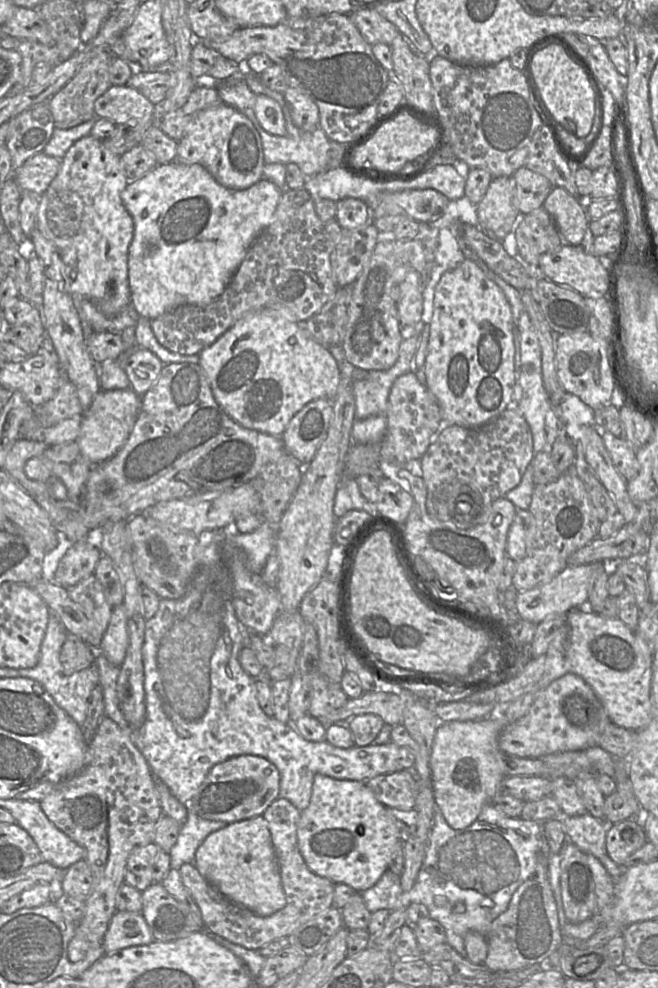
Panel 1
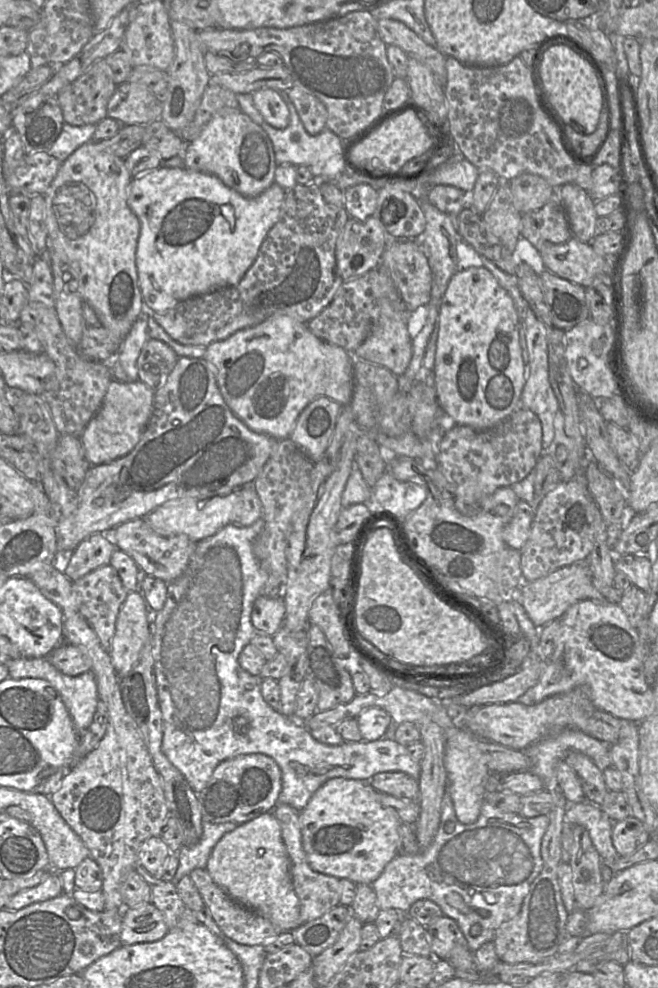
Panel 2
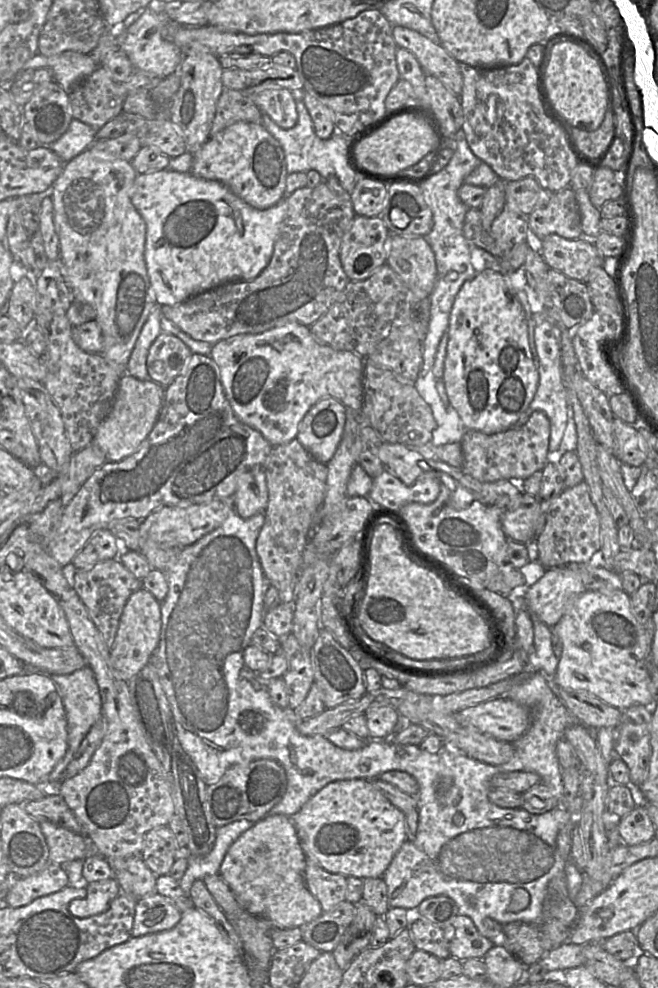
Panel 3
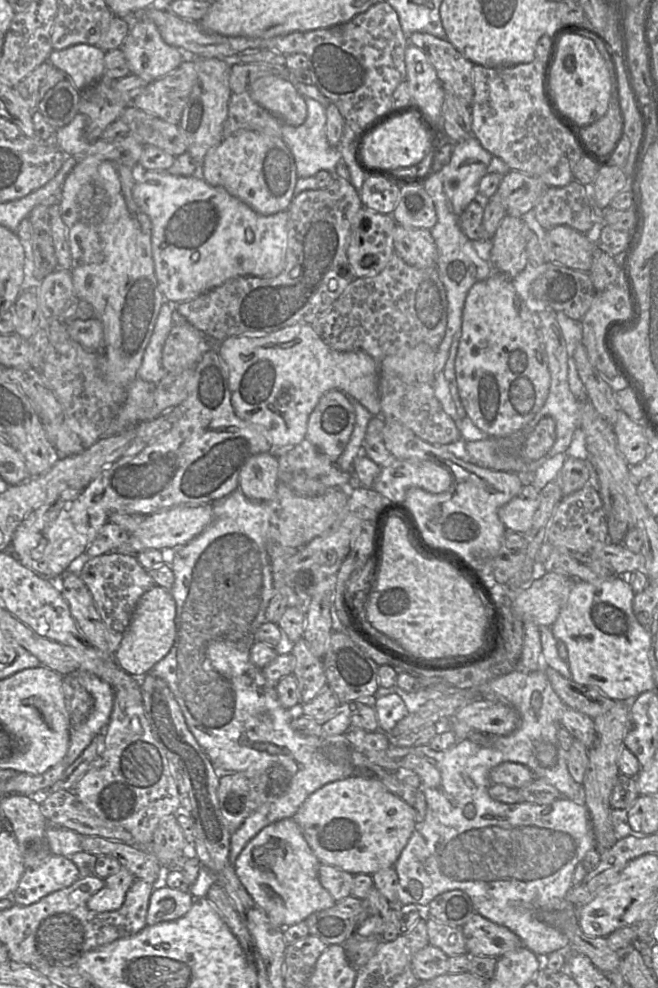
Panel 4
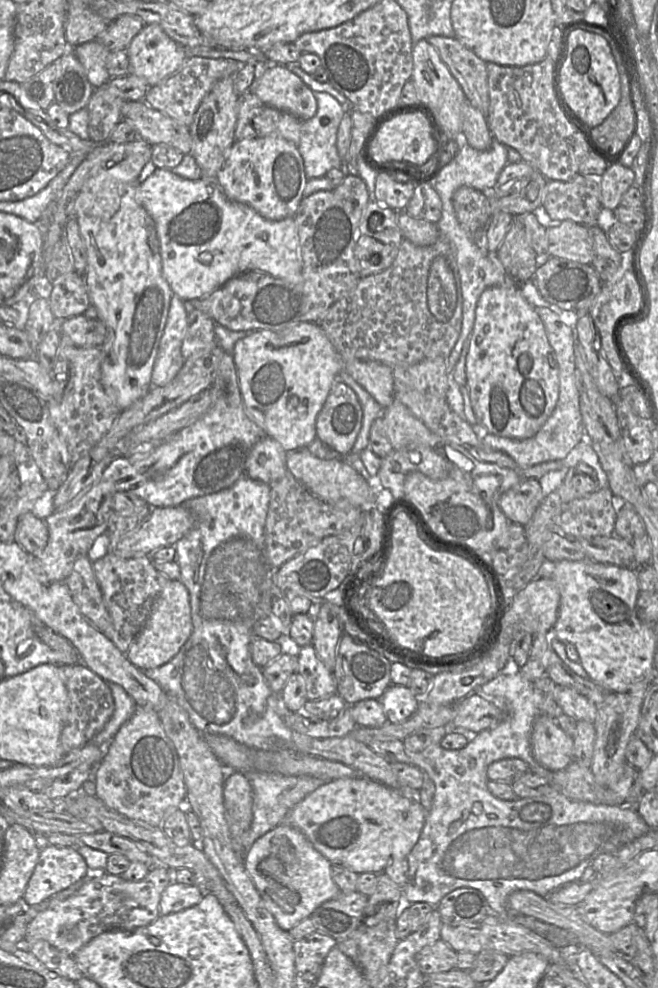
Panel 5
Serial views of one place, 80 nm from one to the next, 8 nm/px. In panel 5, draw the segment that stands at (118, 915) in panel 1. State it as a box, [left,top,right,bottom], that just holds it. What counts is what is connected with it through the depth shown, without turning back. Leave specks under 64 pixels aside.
[159,883,206,915]

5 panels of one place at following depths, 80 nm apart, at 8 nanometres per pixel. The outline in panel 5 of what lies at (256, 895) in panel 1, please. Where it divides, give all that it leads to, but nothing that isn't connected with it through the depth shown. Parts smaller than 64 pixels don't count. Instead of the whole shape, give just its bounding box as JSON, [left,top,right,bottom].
[243,823,340,931]

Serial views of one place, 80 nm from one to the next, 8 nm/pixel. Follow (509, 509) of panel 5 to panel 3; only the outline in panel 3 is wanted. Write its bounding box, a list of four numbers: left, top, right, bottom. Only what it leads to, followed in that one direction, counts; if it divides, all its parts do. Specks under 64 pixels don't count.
[501,493,544,544]

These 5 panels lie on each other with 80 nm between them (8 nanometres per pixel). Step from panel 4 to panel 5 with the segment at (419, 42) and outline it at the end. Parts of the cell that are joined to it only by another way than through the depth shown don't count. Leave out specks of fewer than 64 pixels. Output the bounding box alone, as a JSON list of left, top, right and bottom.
[426,36,490,115]

